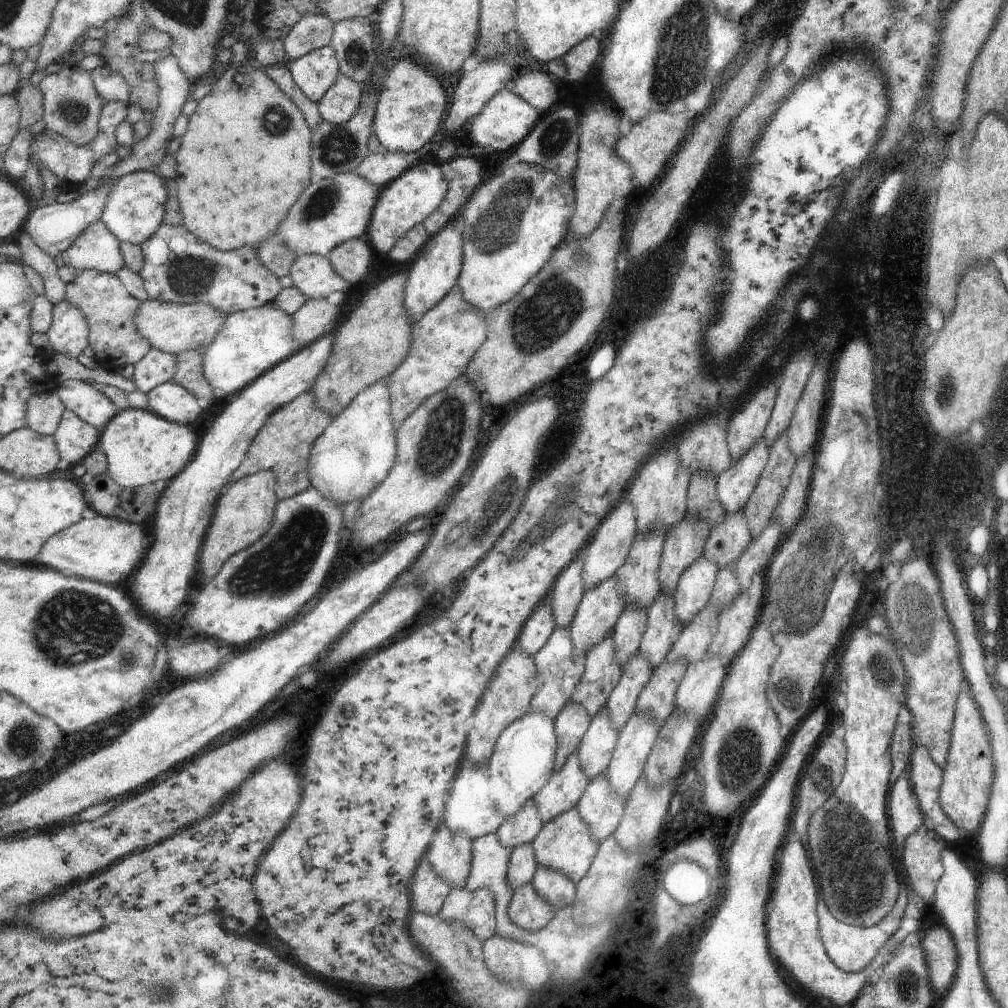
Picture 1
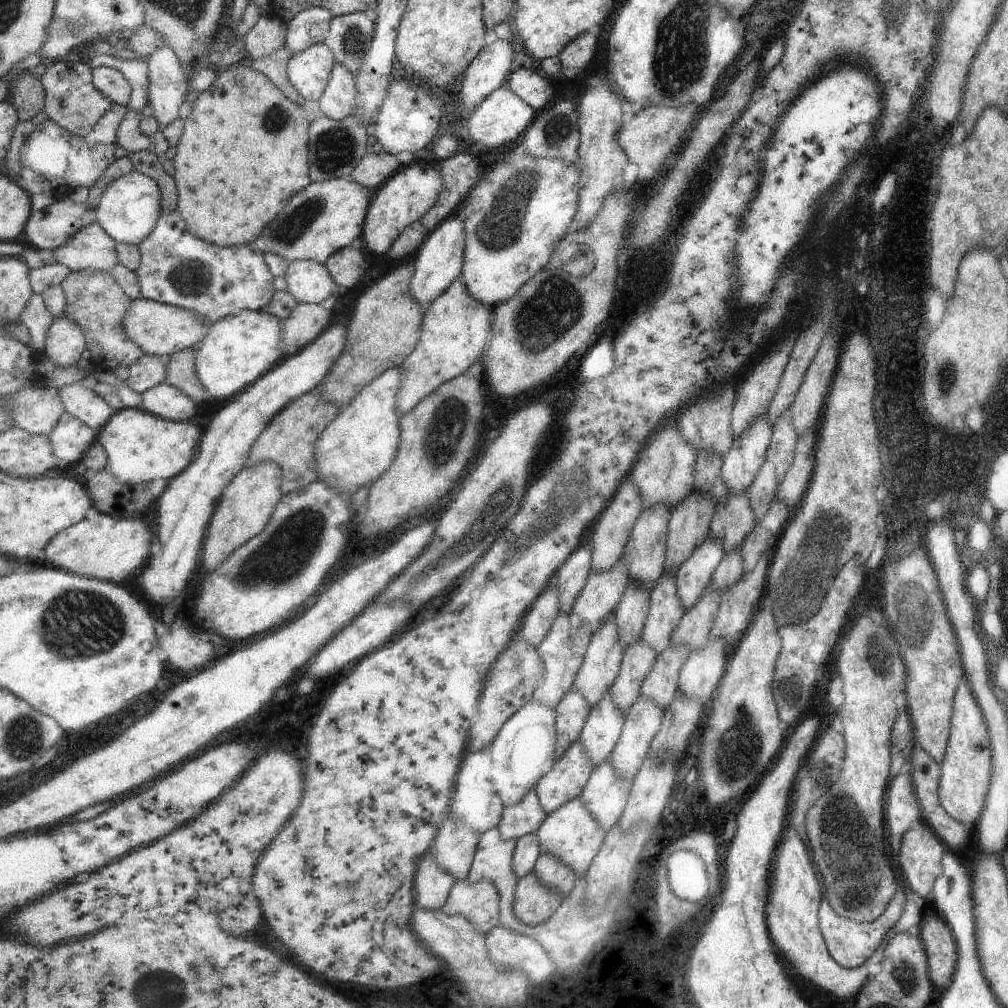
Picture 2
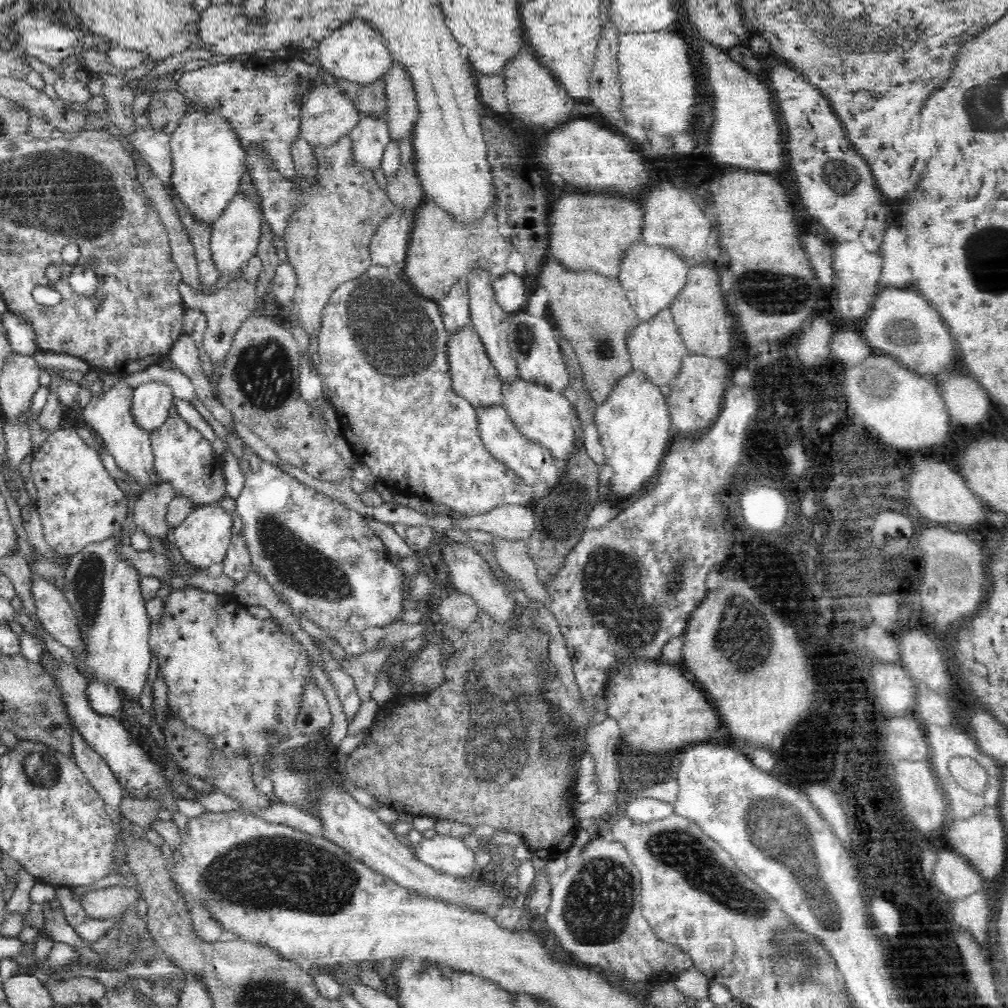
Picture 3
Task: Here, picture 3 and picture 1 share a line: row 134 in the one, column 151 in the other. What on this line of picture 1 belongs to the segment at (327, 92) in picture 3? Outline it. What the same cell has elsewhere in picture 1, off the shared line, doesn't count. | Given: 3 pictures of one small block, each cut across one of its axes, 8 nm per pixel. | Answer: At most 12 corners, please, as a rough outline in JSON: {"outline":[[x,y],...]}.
{"outline":[[151,299],[136,325],[152,348],[211,346],[227,313],[211,303]]}

